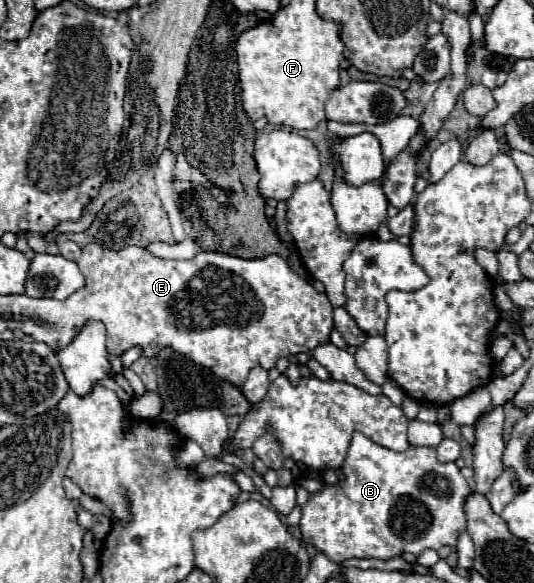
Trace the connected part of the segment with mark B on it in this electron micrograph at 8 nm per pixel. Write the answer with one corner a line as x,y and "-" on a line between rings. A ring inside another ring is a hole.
355,432
341,474
343,480
325,484
319,492
309,494
309,500
301,506
303,542
313,544
333,562
341,564
349,558
391,560
403,552
419,556
427,548
439,550
441,546
455,546
459,534
465,530
463,504
471,490
453,462
443,464
437,460
435,448
409,446
405,452
393,452

